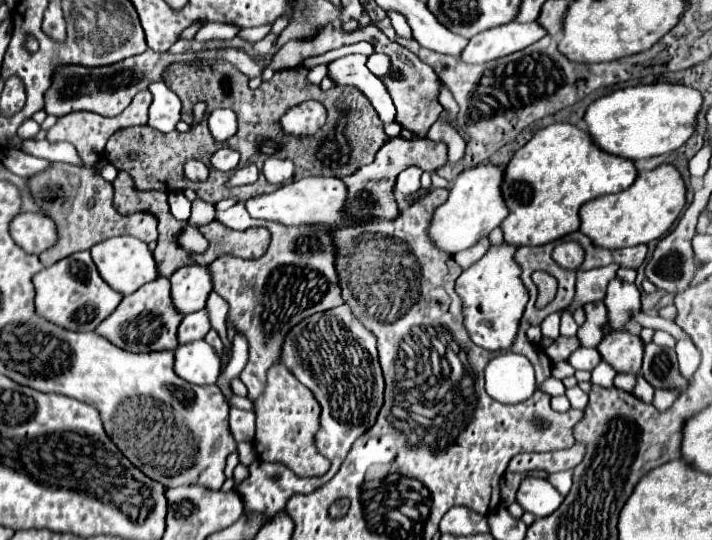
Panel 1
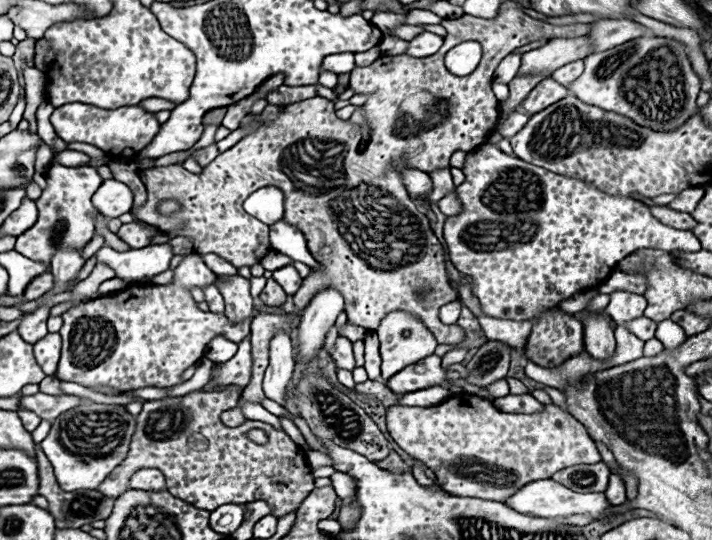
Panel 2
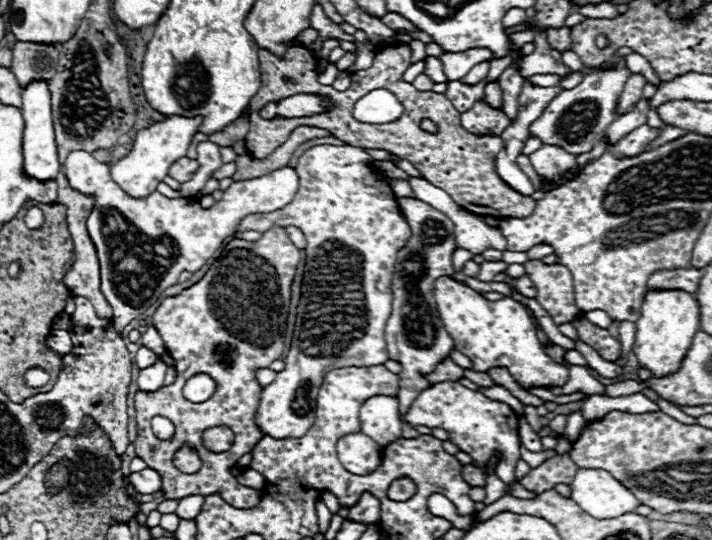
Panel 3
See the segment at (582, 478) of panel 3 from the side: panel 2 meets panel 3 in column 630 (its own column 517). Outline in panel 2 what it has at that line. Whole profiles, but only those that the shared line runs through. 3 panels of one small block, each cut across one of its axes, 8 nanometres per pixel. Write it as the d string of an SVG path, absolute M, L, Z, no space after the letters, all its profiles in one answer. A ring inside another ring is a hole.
M554 480L530 482L520 492L516 492L512 498L508 498L506 504L520 514L534 514L534 516L540 516L540 518L568 518L568 516L574 516L574 514L588 514L596 520L604 520L604 518L616 516L614 512L608 512L608 508L612 508L612 504L606 500L604 492L578 494L578 492L572 492L572 490L568 490L566 486L562 486Z

